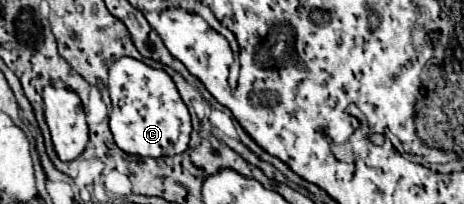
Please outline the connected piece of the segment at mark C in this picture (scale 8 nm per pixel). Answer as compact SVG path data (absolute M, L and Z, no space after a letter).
M124 56L114 62L108 73L108 92L111 100L109 128L118 148L138 156L174 156L186 150L192 122L186 104L182 102L172 78L142 60Z

